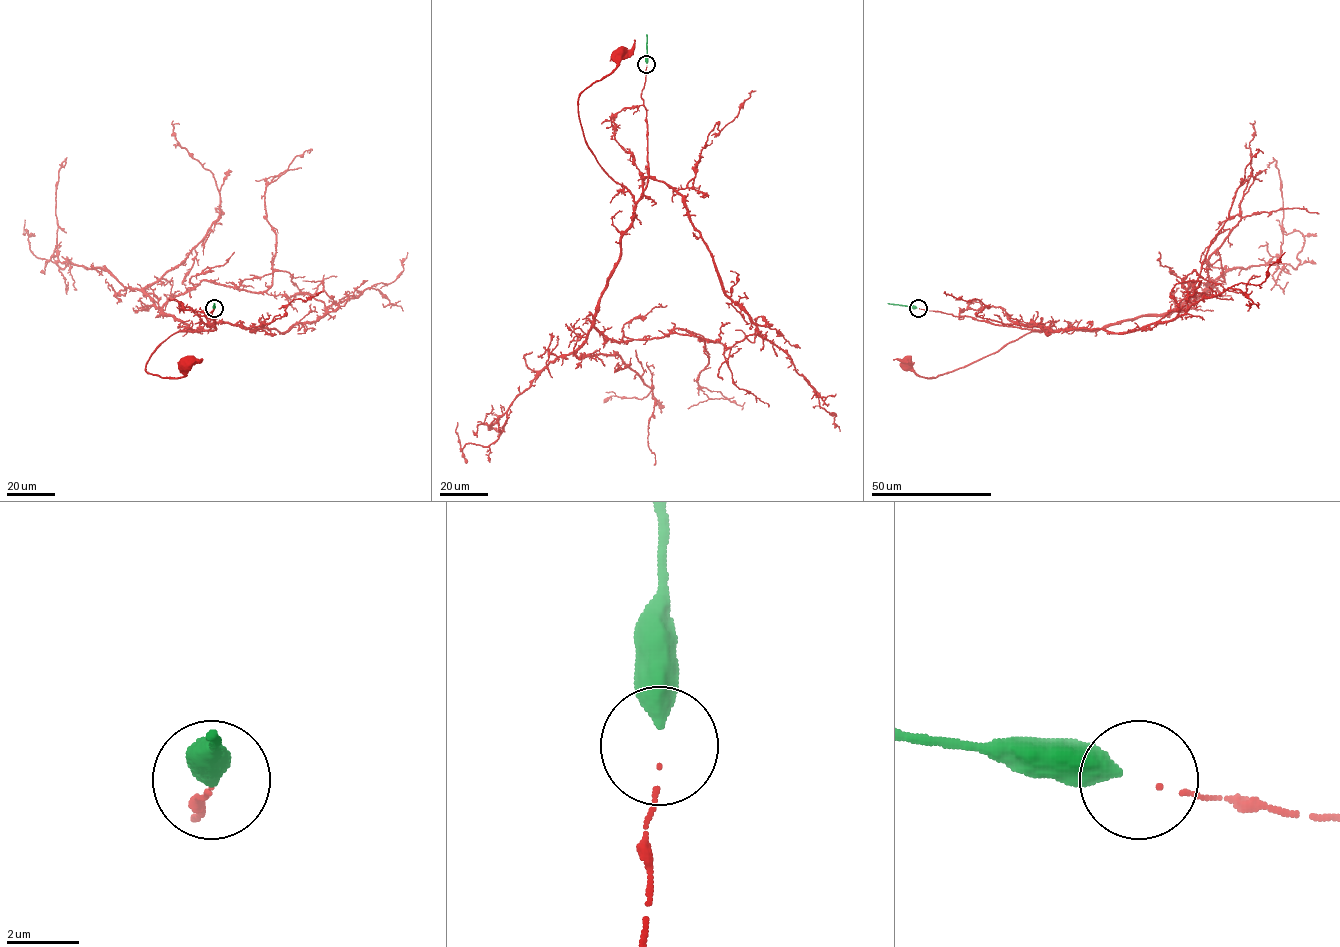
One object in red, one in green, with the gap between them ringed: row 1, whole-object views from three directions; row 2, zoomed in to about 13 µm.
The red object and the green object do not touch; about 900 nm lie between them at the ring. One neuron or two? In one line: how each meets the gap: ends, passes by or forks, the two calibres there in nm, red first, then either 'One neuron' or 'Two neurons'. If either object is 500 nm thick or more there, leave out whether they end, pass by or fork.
Thickness 90 nm (red) against 500 nm. One neuron

